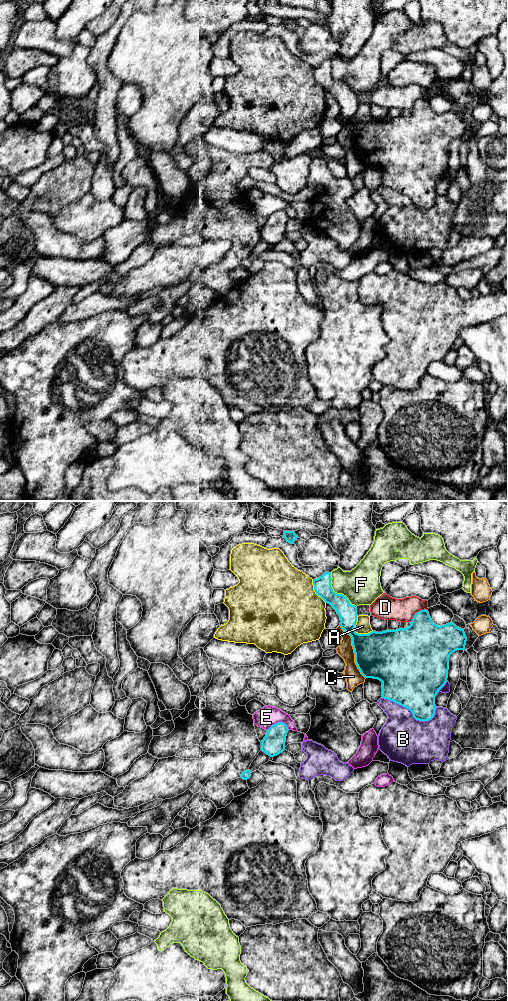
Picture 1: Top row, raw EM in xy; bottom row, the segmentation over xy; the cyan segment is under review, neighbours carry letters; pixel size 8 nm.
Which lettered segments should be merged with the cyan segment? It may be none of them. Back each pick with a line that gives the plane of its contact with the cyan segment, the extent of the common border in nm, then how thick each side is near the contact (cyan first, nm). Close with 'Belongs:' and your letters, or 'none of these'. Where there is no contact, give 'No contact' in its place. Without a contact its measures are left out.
Belongs: none of these

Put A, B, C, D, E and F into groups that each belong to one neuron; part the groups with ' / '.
A / B / C / D / E / F

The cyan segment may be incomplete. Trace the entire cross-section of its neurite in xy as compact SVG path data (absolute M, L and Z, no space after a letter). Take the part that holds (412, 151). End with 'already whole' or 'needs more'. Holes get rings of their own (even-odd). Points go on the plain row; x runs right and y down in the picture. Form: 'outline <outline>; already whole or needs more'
outline M325 60L313 68L314 78L330 92L340 105L340 114L352 126L355 151L365 166L382 170L382 186L409 197L419 209L429 209L435 203L435 185L448 166L449 145L457 138L465 138L467 125L464 117L450 110L438 114L433 111L428 98L415 101L407 116L372 119L358 122L354 116L357 110L357 95L343 82L337 82L331 75L331 61Z; already whole

